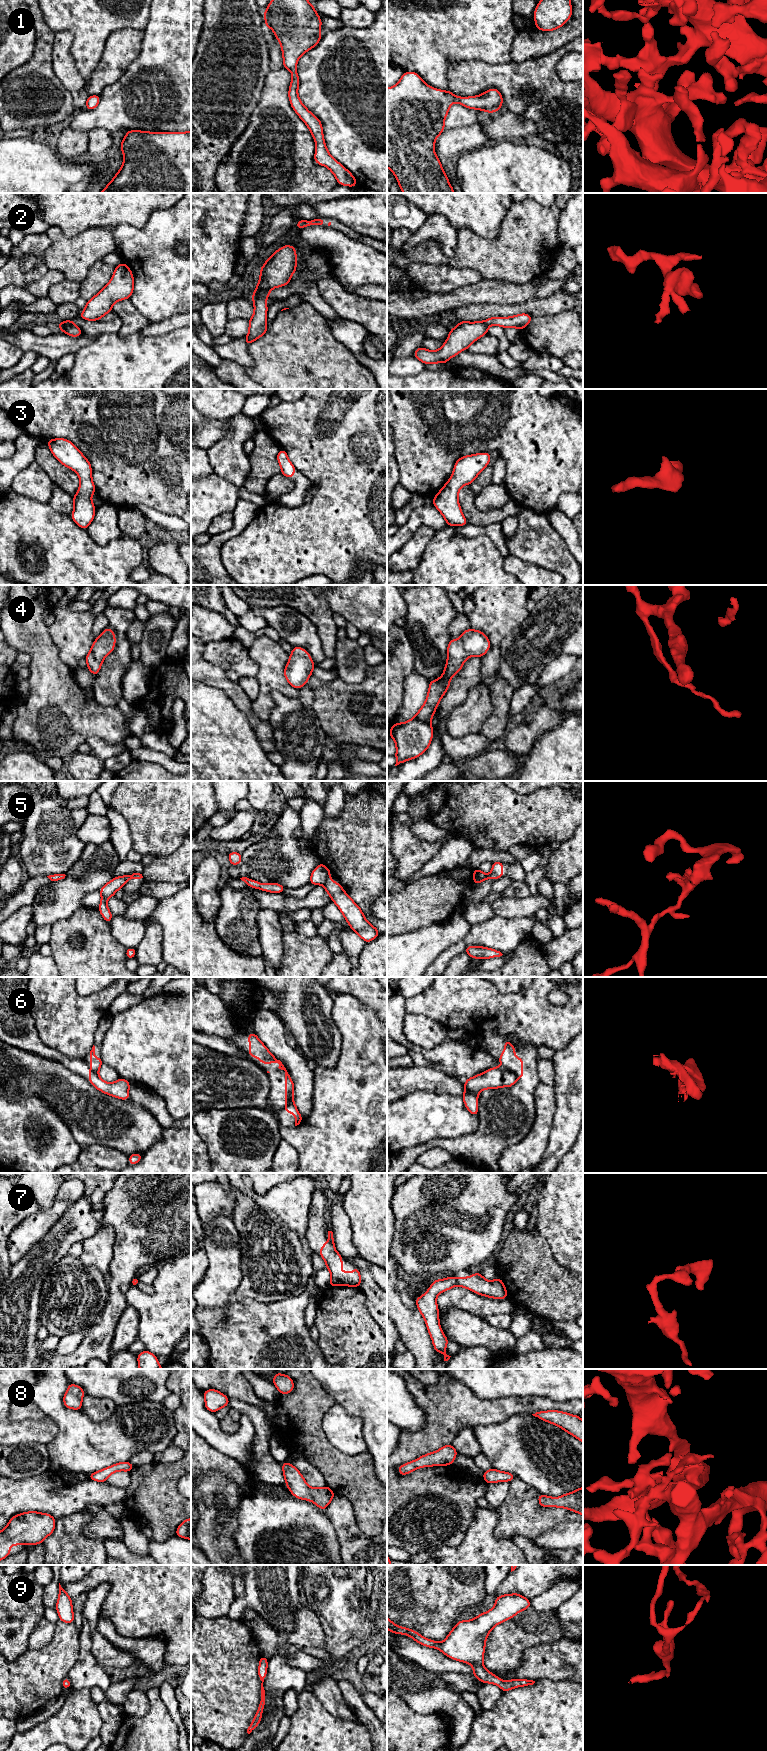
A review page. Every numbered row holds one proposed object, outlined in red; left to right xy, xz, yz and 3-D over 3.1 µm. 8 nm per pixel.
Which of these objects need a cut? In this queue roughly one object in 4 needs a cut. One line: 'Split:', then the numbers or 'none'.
Split: 2, 5, 6, 7

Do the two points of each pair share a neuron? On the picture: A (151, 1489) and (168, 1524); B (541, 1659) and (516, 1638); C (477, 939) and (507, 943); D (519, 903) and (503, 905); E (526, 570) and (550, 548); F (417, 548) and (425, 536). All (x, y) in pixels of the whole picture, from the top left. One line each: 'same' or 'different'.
A: same
B: different
C: same
D: same
E: different
F: same

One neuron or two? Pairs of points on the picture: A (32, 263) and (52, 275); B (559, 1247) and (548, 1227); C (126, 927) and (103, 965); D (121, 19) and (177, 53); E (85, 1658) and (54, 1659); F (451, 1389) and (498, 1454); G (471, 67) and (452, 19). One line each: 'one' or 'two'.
A: two
B: one
C: two
D: two
E: two
F: two
G: two

